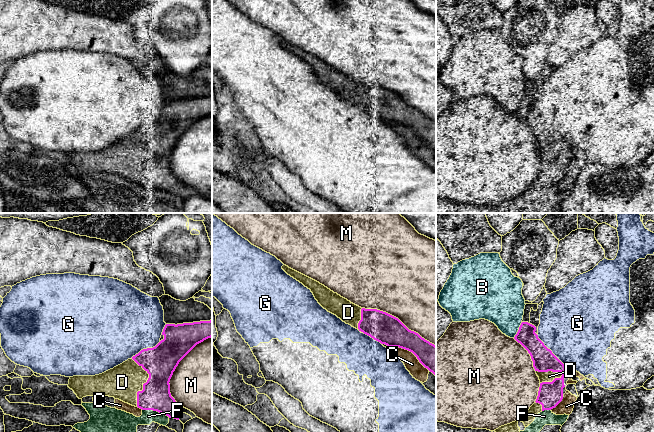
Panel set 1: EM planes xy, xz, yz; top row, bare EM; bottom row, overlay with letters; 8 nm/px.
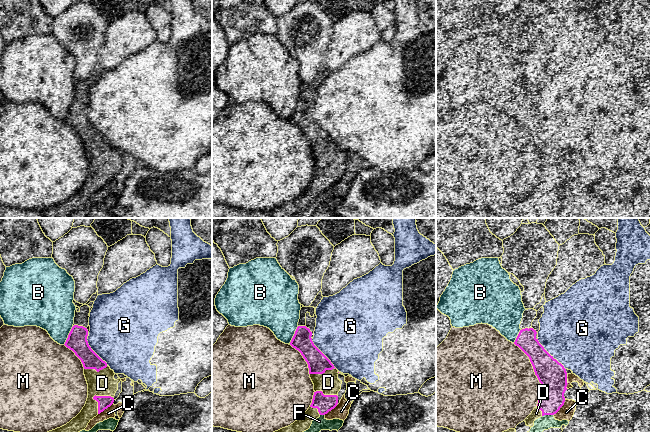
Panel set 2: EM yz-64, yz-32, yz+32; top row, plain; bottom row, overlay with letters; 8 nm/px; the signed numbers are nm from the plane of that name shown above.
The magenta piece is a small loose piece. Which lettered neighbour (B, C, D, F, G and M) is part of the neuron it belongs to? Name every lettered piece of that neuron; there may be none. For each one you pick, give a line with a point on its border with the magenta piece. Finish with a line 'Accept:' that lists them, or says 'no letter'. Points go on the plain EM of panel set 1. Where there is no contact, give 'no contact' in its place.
D: contact xy (144, 159)
Accept: D

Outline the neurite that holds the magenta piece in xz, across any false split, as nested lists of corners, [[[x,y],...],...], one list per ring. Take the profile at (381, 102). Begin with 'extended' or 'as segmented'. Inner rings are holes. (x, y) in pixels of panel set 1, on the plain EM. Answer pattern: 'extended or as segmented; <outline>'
extended; [[[286,41],[282,45],[310,65],[318,79],[328,88],[381,120],[412,128],[436,152],[436,122],[409,106],[398,94],[377,85],[361,84]]]

